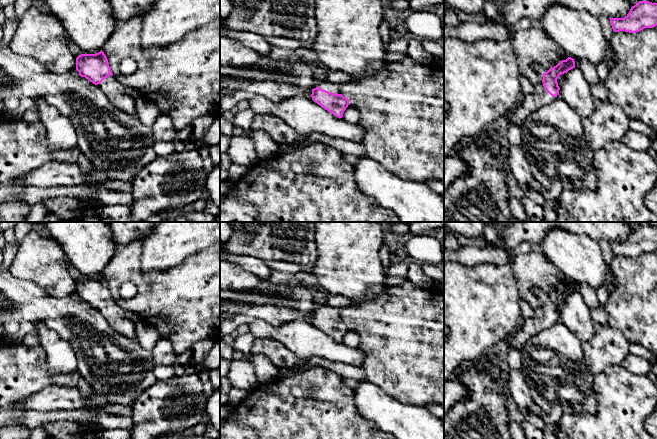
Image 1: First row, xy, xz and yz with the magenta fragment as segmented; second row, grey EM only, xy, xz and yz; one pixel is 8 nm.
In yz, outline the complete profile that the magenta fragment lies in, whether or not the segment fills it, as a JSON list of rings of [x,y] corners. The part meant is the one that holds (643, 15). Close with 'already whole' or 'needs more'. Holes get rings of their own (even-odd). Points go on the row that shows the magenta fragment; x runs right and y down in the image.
[[[639,1],[624,18],[609,18],[614,32],[636,33],[657,26],[657,3]]]; already whole

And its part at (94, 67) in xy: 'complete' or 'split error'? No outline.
split error

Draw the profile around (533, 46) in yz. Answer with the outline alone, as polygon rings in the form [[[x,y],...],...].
[[[539,22],[527,30],[520,29],[514,35],[513,49],[521,75],[533,84],[541,83],[545,72],[569,57]]]

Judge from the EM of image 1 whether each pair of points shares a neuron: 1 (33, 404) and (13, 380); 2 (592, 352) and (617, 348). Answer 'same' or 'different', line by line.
1: different
2: same

